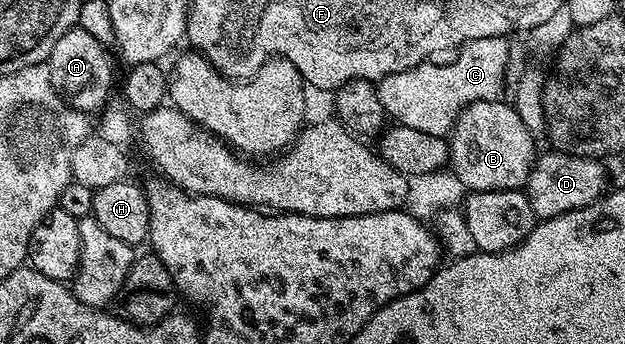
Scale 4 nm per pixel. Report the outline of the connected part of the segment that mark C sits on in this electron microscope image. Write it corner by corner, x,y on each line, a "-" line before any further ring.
506,37
478,38
476,42
468,42
454,55
456,58
444,66
428,60
411,70
378,79
379,99
387,110
388,119
438,138
450,135
459,113
467,105
475,101
494,102
502,95
499,93
507,74
507,42

